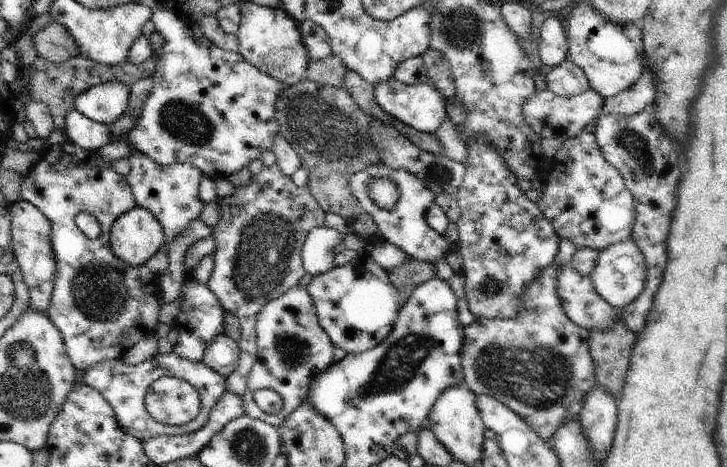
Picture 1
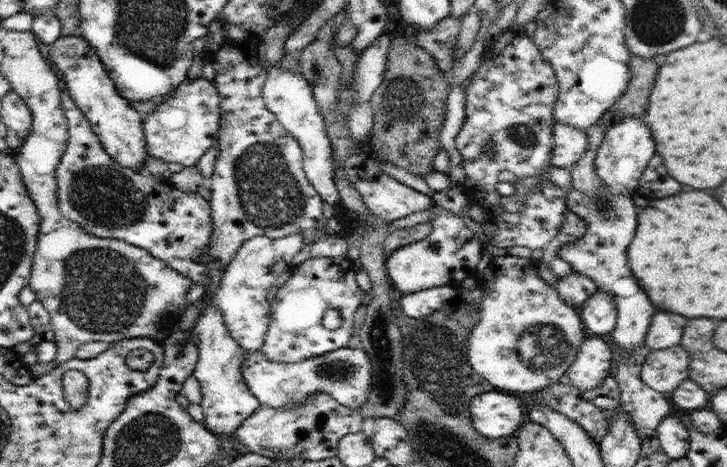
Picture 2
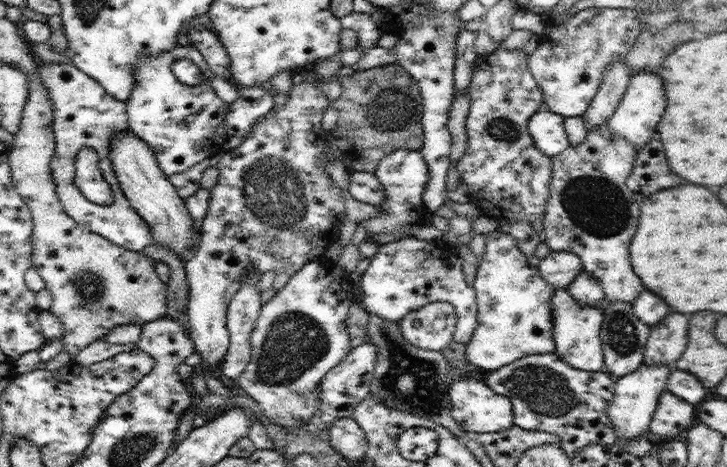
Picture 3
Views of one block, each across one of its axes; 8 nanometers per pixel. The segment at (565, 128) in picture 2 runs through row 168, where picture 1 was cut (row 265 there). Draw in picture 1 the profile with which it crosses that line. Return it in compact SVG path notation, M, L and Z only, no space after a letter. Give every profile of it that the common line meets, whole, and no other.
M570 264L557 275L557 293L562 308L574 324L589 331L609 331L614 328L621 310L610 306L597 293L590 276L585 277Z

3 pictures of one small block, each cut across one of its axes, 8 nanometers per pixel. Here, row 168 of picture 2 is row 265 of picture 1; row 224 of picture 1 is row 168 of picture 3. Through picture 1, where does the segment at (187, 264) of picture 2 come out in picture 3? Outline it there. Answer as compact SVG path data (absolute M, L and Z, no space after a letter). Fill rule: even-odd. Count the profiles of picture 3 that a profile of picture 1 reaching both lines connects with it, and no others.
M41 62L38 72L47 88L50 100L55 108L53 118L53 135L55 138L55 153L50 161L50 168L56 188L58 200L70 219L79 227L90 233L102 235L116 244L130 251L142 251L154 244L148 224L131 208L131 204L124 197L117 176L112 168L109 154L111 140L129 128L127 106L125 101L116 100L106 89L91 76L76 68L72 62ZM82 148L93 148L99 158L99 167L103 177L114 196L114 203L96 204L86 199L74 185L75 160Z

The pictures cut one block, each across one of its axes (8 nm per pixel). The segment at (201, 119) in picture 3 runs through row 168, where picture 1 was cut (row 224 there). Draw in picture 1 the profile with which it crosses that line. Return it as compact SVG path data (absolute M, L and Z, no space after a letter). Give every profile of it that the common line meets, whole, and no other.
M131 143L129 145L135 152L128 159L131 162L131 171L126 180L132 187L137 206L150 210L160 221L166 237L163 246L167 249L167 244L181 235L188 224L198 219L202 212L204 205L200 202L198 193L199 182L202 180L204 173L190 163L159 165L149 156L138 151Z

